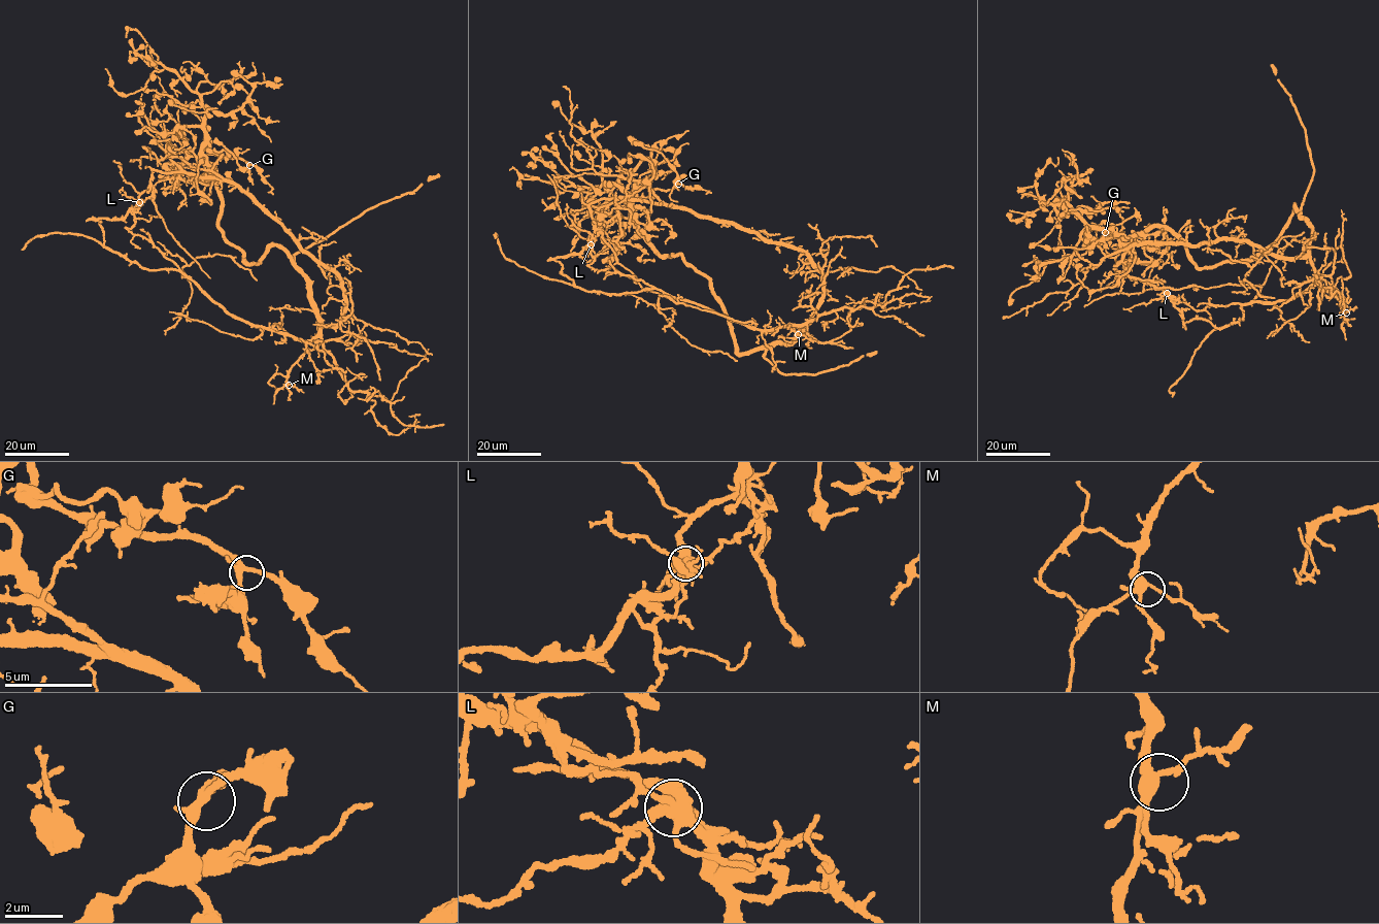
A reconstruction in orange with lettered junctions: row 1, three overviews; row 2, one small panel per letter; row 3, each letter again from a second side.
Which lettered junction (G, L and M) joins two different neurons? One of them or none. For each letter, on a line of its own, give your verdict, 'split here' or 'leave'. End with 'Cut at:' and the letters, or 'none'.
G: leave
L: split here
M: leave
Cut at: L

